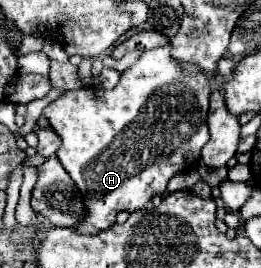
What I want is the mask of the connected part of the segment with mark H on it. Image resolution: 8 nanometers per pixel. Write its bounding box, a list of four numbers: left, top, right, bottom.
[34,44,228,234]

